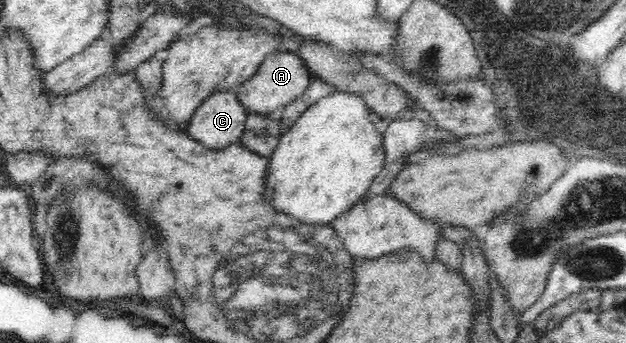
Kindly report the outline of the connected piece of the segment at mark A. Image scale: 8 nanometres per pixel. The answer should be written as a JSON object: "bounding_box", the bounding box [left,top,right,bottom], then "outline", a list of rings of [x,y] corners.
{"bounding_box":[236,52,314,114],"outline":[[[274,52],[260,62],[252,78],[236,87],[236,97],[248,112],[270,114],[277,108],[287,106],[298,94],[302,94],[313,80],[314,76],[300,57],[290,52]]]}

